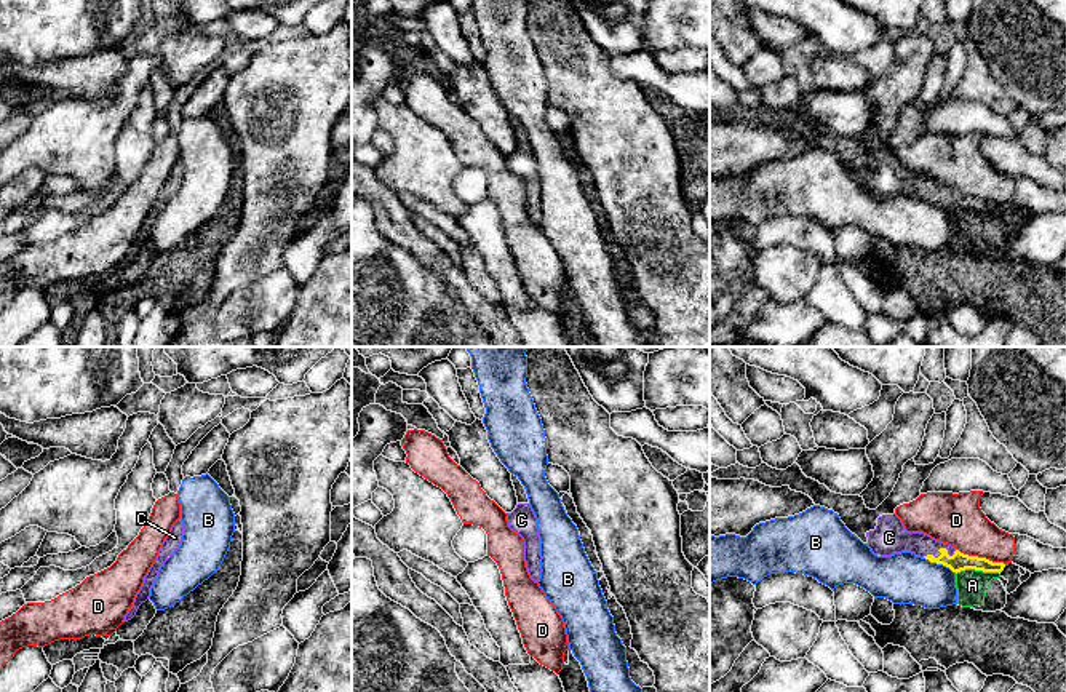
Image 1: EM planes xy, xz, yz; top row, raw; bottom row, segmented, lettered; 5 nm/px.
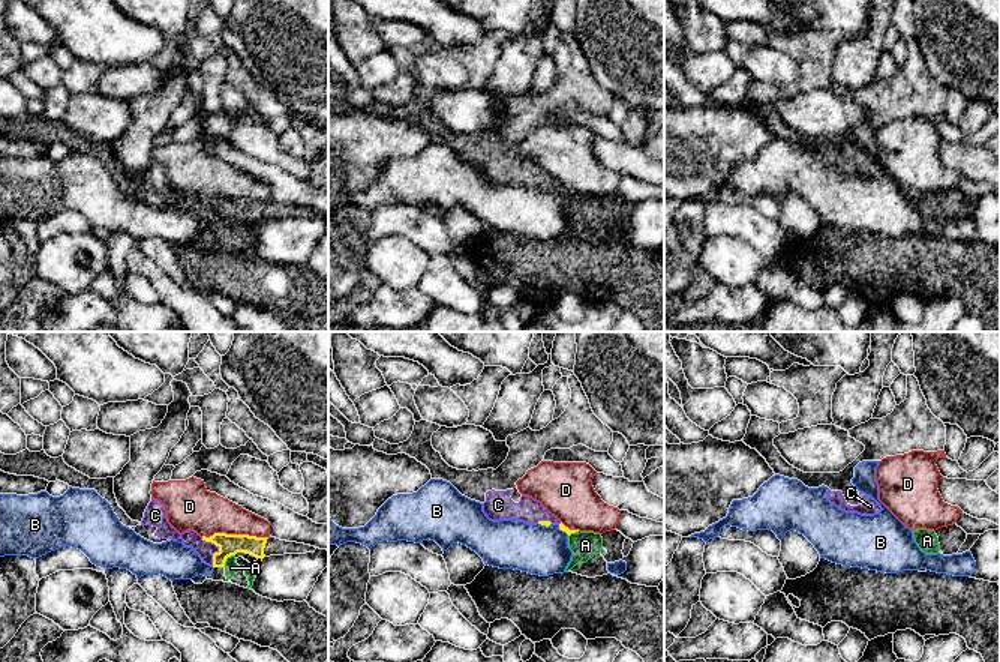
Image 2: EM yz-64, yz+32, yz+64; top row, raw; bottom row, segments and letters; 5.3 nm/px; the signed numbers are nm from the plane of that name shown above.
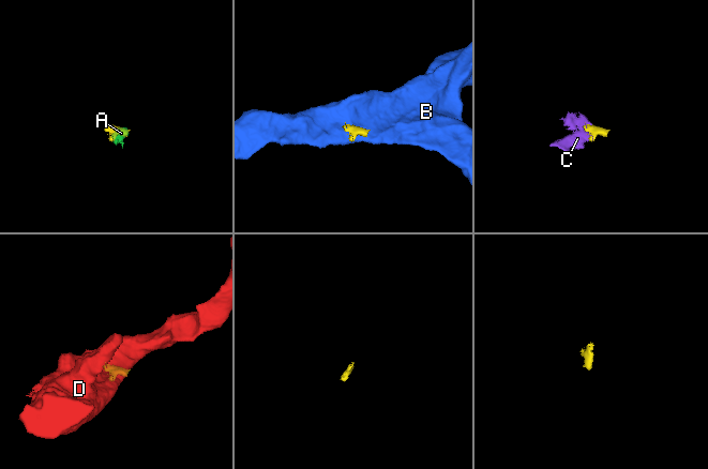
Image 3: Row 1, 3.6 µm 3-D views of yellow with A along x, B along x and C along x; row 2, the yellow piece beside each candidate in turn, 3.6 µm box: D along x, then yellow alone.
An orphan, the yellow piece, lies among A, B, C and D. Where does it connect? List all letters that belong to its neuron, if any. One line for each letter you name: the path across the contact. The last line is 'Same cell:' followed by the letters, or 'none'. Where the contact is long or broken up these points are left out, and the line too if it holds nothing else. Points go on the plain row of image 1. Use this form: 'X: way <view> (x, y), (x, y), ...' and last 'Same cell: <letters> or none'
C: way yz (959, 203), (938, 192), (890, 179)
Same cell: C

